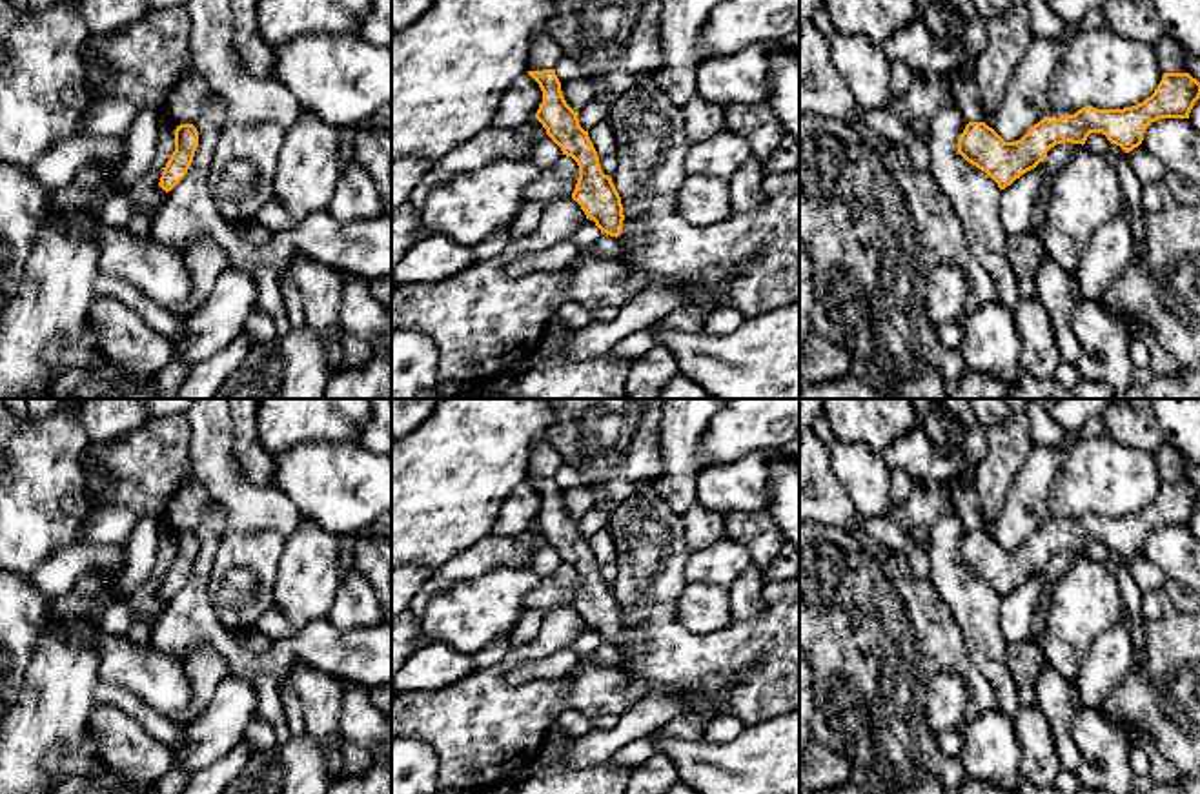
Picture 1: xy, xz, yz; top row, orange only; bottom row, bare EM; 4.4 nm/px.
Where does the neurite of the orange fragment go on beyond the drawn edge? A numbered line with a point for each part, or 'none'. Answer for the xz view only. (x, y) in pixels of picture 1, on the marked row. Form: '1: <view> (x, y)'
none

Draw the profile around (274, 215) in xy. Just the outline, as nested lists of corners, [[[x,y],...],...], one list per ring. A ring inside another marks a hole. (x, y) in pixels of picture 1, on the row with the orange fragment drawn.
[[[275,195],[255,213],[253,220],[269,233],[291,231],[299,222]]]

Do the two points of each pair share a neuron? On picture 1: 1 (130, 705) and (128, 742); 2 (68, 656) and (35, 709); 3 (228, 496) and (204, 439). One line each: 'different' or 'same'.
1: different
2: same
3: same

